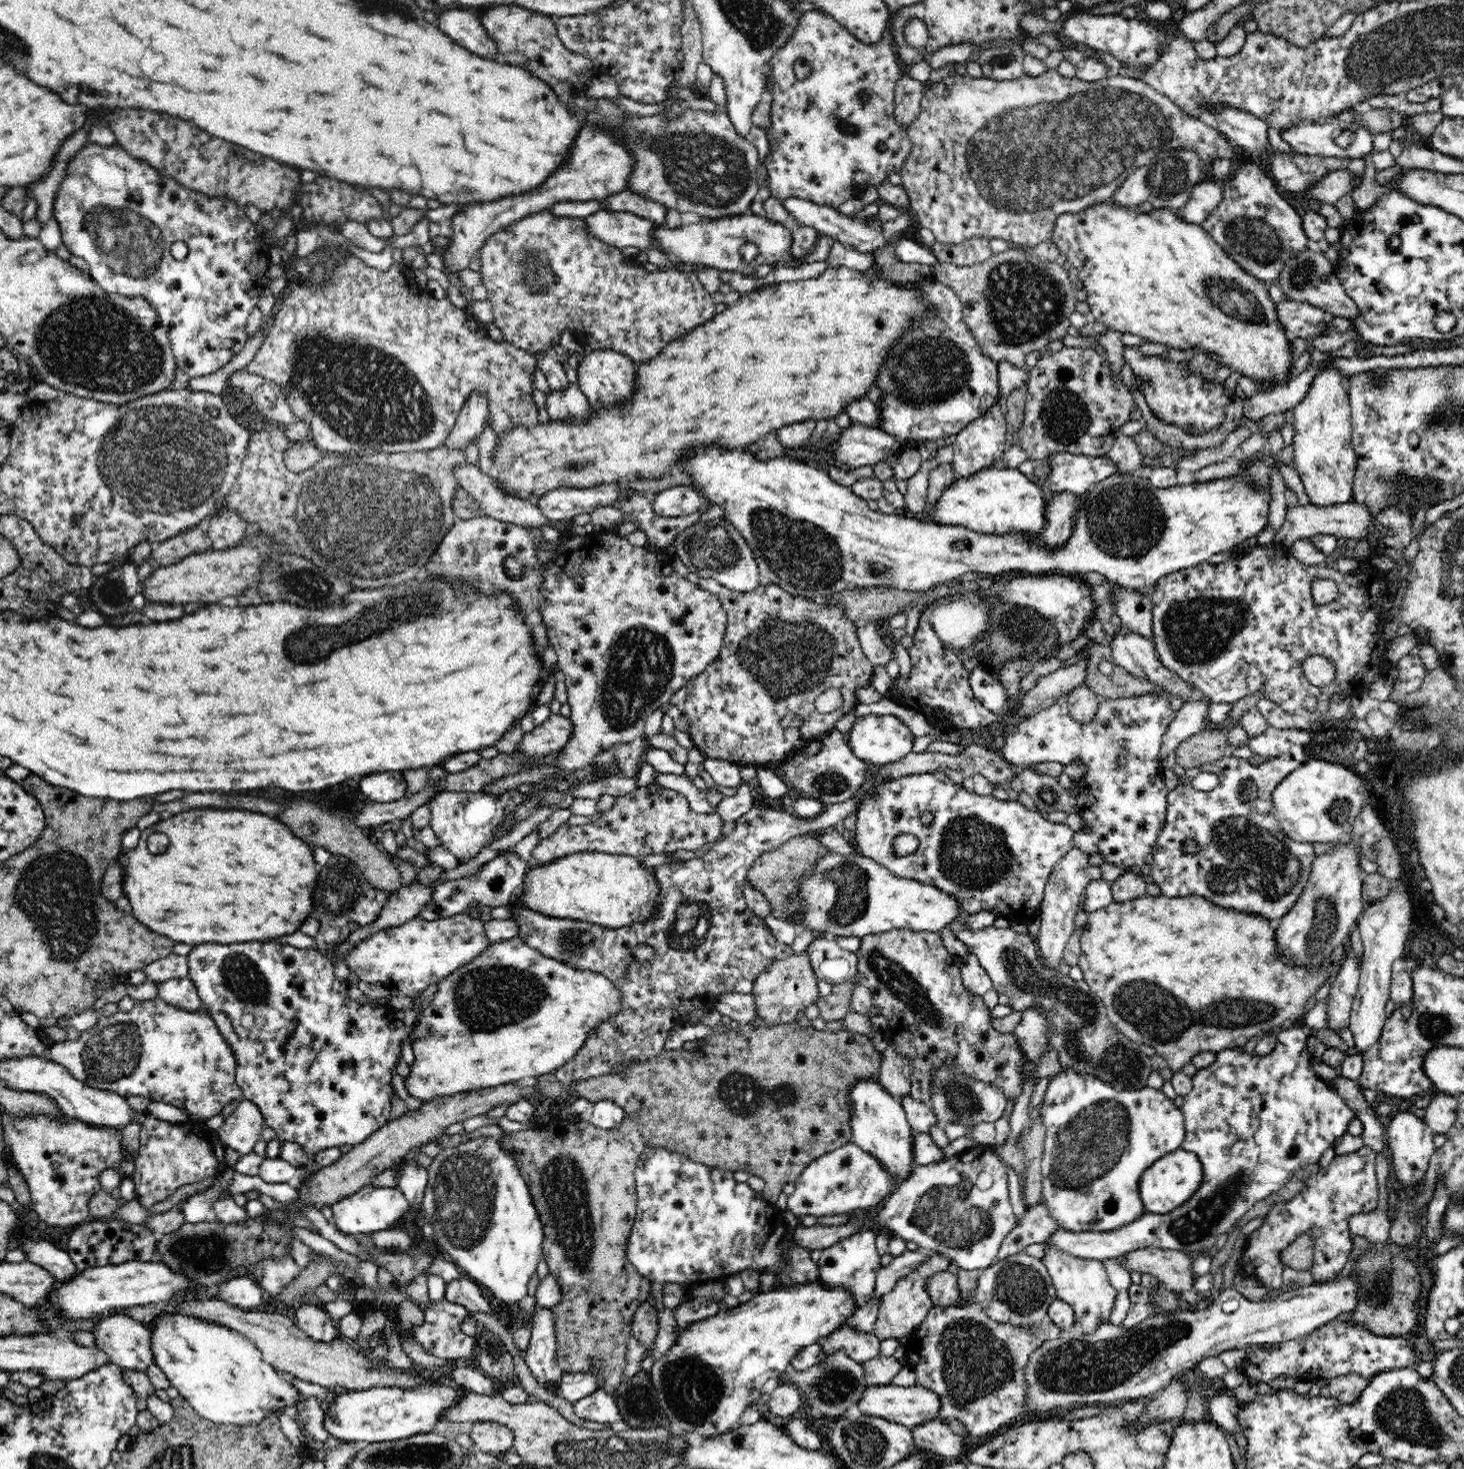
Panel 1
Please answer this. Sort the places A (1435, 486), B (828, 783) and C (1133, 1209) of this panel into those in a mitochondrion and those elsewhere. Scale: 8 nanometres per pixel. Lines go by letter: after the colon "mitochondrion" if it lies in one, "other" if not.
A: other
B: mitochondrion
C: other

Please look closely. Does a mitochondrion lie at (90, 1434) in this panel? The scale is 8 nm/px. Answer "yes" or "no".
no

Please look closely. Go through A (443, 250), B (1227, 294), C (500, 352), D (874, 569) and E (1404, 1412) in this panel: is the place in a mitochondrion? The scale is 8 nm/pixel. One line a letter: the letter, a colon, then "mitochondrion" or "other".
A: other
B: mitochondrion
C: other
D: mitochondrion
E: mitochondrion

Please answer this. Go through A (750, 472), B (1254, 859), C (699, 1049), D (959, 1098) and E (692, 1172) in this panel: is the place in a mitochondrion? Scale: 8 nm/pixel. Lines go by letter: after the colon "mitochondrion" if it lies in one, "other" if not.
A: other
B: mitochondrion
C: other
D: mitochondrion
E: other

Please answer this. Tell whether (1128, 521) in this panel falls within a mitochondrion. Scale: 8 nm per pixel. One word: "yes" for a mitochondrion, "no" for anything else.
yes

